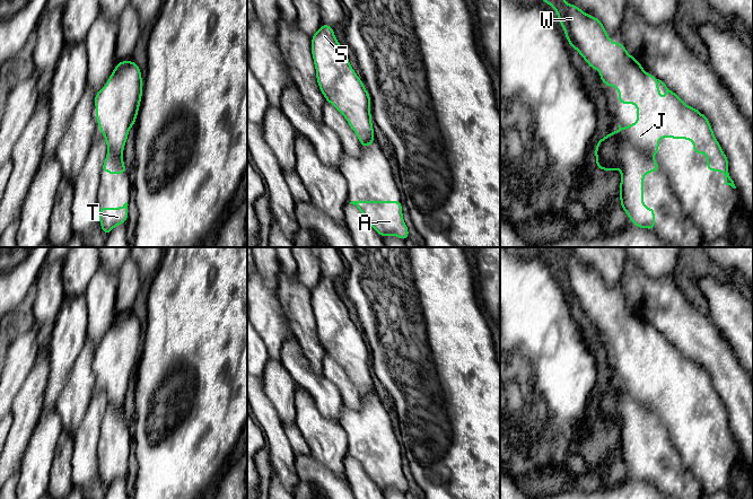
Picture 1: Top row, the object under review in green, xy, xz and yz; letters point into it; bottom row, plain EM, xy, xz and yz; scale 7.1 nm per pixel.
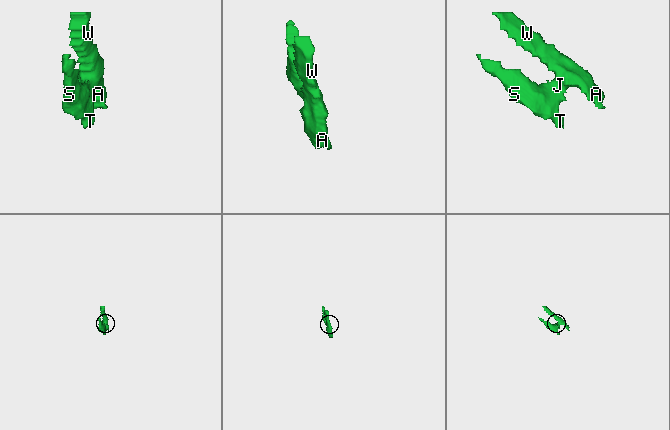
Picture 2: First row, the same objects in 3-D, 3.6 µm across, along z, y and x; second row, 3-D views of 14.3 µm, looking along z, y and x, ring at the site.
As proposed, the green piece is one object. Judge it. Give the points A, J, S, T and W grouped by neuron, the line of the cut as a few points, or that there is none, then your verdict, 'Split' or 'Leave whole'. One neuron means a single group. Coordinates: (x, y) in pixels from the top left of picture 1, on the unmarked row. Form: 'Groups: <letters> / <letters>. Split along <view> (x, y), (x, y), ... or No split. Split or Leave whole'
Groups: A J W / S T. Split along yz (624, 382), (624, 392), (637, 403), (640, 403), (658, 421). Split

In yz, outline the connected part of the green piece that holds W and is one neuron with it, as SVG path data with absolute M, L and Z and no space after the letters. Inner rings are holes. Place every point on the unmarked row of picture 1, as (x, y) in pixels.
M563 247L516 248L525 254L540 251L549 256L558 266L558 272L564 282L569 298L580 306L593 323L601 323L599 331L607 340L613 339L619 342L619 356L637 358L637 376L625 379L625 393L631 400L637 404L642 404L643 408L659 421L657 414L653 411L655 406L659 406L658 393L665 389L676 393L680 391L692 393L693 405L707 408L707 421L710 424L724 424L725 437L736 441L729 428L728 411L717 394L709 373L697 361L685 358L676 345L669 343L666 338L653 326L647 327L639 314L625 304L624 296L613 296L612 292L607 290L608 287L598 271L589 269L576 257L567 257ZM657 333L666 342L665 351L659 351L659 341L656 339Z

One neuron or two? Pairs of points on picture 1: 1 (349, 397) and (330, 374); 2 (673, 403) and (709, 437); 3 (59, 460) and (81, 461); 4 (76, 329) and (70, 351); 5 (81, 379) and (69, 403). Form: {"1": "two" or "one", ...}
{"1": "one", "2": "one", "3": "two", "4": "one", "5": "one"}

